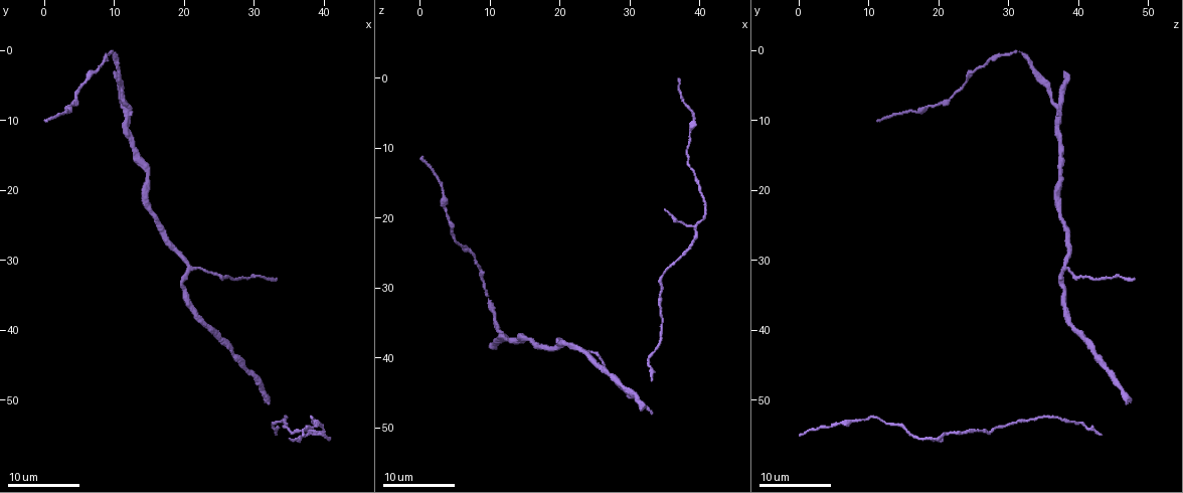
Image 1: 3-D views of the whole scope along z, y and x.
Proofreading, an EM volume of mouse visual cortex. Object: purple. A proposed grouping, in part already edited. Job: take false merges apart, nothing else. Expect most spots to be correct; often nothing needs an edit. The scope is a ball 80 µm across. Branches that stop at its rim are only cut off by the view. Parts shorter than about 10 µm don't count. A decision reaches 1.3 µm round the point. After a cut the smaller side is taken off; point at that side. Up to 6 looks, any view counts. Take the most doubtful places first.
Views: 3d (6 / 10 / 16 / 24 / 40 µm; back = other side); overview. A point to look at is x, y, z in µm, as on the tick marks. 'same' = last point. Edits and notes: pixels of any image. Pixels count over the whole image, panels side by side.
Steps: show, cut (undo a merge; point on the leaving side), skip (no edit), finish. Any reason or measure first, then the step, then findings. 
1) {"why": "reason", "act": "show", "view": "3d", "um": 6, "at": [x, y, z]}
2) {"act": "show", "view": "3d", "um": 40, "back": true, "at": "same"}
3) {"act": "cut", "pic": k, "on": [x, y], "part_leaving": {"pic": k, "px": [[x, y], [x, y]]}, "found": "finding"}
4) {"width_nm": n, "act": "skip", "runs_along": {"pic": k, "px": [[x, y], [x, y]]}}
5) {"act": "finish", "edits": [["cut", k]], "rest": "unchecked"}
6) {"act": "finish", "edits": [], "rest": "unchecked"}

{"why": "branch point", "act": "show", "view": "3d", "um": 10, "at": [21.0, 31.0, 38.0]}

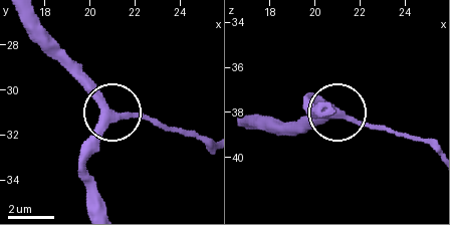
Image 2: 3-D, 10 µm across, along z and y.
{"act": "show", "view": "3d", "um": 6, "at": [21.2, 31.2, 38.2]}

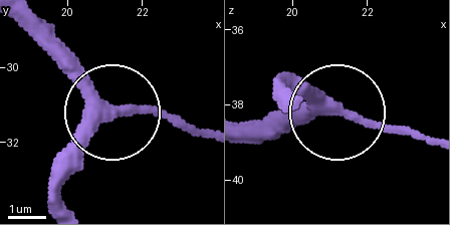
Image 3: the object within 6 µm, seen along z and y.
{"arms": 3, "act": "skip", "found": "one neuron here"}

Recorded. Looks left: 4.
{"act": "show", "view": "3d", "um": 6, "at": [23.5, 39.5, 39.0]}

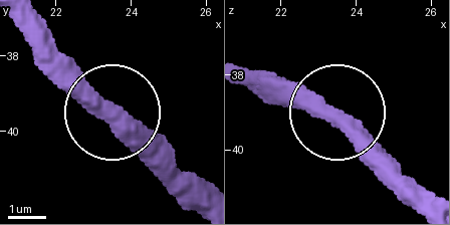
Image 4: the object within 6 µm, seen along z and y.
{"act": "show", "view": "3d", "um": 6, "back": true, "at": [23.15, 39.45, 38.90]}

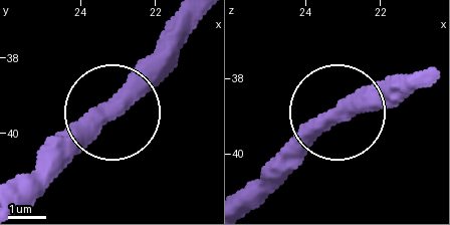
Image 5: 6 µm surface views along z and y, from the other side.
{"side_arm_um": 76, "act": "skip", "runs_along": {"pic": 5, "px": [[100, 106], [106, 126], [42, 190]]}, "found": "one neuron here"}

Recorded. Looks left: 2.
{"why": "calibre changes", "act": "show", "view": "3d", "um": 6, "at": [12.0, 8.0, 36.5]}

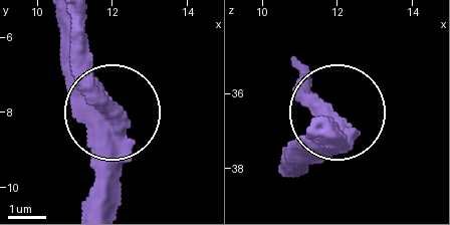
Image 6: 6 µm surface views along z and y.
{"act": "cut", "pic": 6, "on": [91, 73], "part_leaving": {"pic": 6, "px": [[114, 111], [87, 76], [74, 18]]}, "found": "two neurons meet here"}

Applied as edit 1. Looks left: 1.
{"act": "finish", "edits": [["cut", 6]], "rest": "unchecked"}

